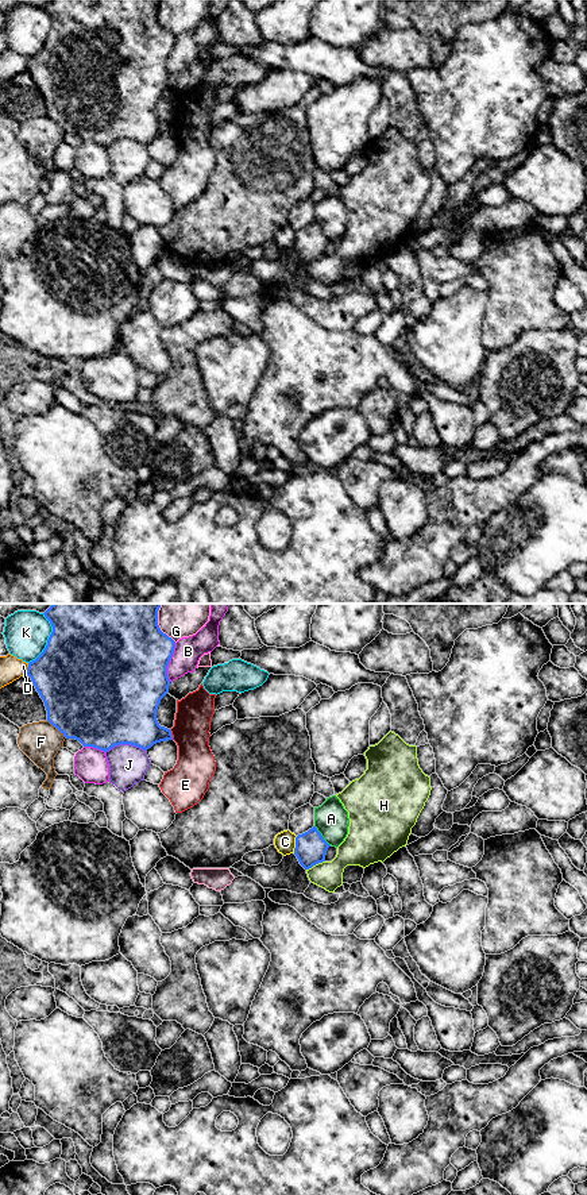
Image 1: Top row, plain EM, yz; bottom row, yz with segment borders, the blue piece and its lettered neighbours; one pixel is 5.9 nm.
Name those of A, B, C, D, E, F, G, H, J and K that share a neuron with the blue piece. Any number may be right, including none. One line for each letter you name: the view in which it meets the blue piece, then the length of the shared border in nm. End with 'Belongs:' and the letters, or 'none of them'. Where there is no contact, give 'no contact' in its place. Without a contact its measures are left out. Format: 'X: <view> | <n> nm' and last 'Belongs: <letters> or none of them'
Belongs: none of them

